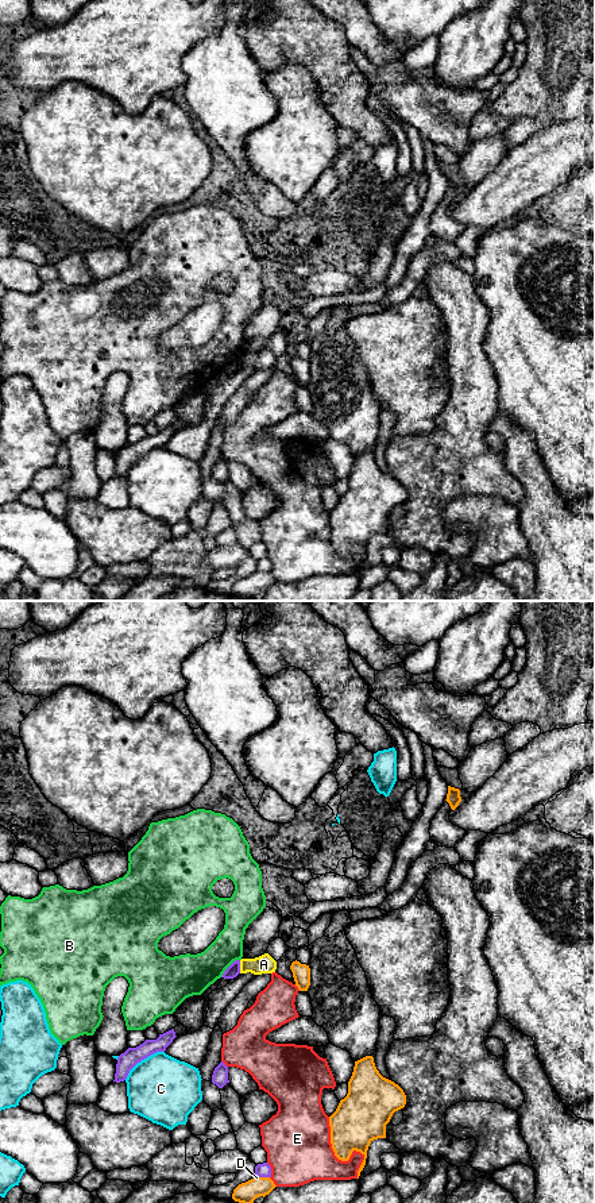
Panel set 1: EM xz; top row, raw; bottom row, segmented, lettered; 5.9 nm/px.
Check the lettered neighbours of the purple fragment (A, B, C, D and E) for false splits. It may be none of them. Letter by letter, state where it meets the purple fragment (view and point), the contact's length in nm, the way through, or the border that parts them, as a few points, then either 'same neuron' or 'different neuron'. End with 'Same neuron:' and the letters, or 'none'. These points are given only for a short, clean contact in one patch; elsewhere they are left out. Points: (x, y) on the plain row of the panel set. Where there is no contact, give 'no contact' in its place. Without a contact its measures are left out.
A: xz (239, 362) | 80 nm | along xz (239, 355), (240, 367) | different neuron
B: xz (228, 362) | 160 nm | different neuron
C: xz (142, 454) | 300 nm | different neuron
D: xz (263, 571) | 80 nm | different neuron
E: xz (270, 565) | 110 nm | different neuron
Same neuron: none

